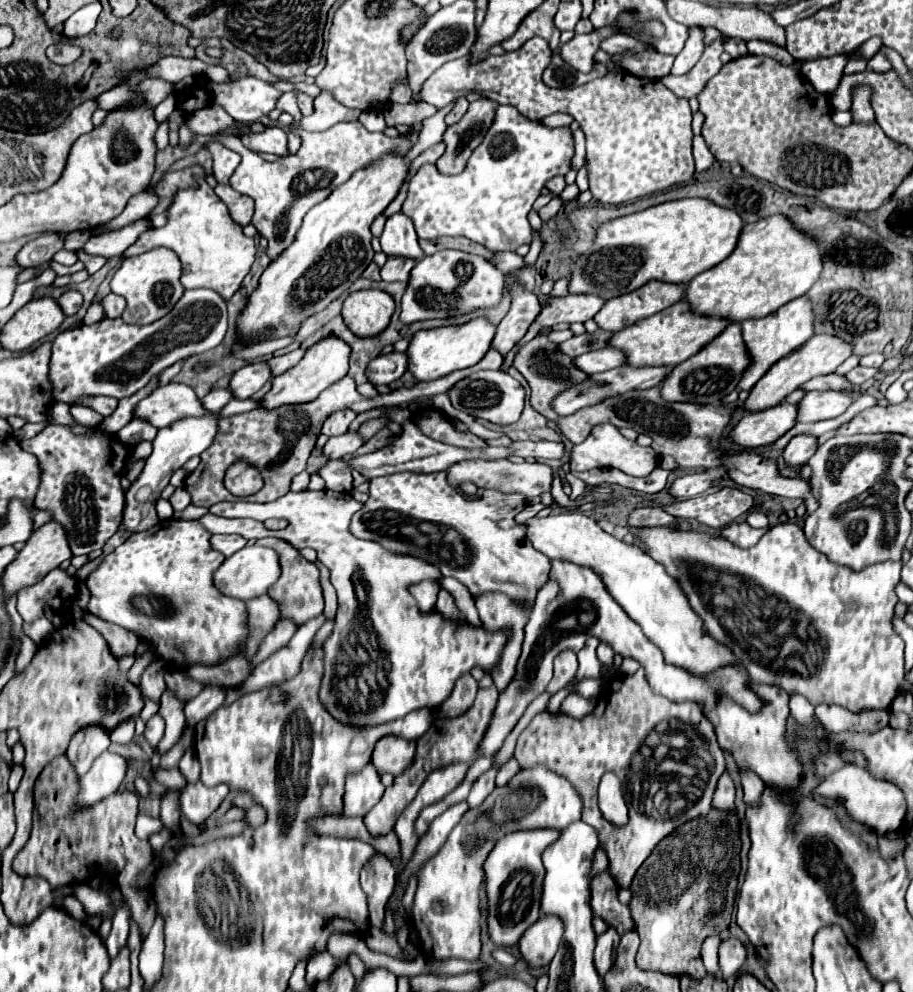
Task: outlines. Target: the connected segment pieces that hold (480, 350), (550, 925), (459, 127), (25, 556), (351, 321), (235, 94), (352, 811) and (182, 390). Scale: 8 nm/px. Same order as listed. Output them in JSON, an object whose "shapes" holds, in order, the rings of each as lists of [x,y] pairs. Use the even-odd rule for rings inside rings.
{"shapes":[[[[475,318],[467,324],[457,326],[441,326],[431,330],[421,330],[413,336],[409,344],[409,370],[417,380],[435,380],[449,372],[475,366],[485,352],[491,348],[491,340],[495,336],[495,326],[487,318]]],[[[543,914],[533,926],[529,926],[519,940],[519,952],[527,960],[529,968],[547,966],[563,940],[561,936],[563,922],[551,914]]],[[[487,98],[475,100],[469,104],[469,110],[461,118],[461,122],[447,128],[447,132],[443,134],[443,142],[447,144],[447,150],[443,158],[437,160],[435,164],[439,172],[443,174],[463,172],[471,152],[481,144],[483,136],[493,124],[497,106],[499,106],[497,102],[491,102]]],[[[49,520],[47,524],[43,524],[41,528],[37,528],[31,538],[25,542],[25,548],[19,552],[19,556],[15,558],[15,562],[11,564],[11,568],[5,570],[5,576],[3,576],[3,590],[5,590],[5,596],[9,594],[15,594],[19,588],[23,586],[31,586],[35,584],[39,578],[43,578],[45,574],[49,574],[51,570],[55,570],[57,566],[61,566],[61,562],[69,560],[73,554],[71,554],[71,548],[69,548],[69,542],[67,542],[67,534],[65,534],[65,528],[57,522],[57,520]]],[[[383,290],[353,292],[343,304],[343,320],[359,338],[379,336],[391,322],[395,302]]],[[[243,78],[231,84],[209,82],[207,90],[211,90],[213,102],[223,106],[237,122],[251,122],[267,116],[283,94],[271,82],[259,78]]],[[[367,764],[359,772],[347,774],[345,780],[345,798],[343,798],[343,816],[326,816],[323,818],[345,818],[345,816],[365,816],[377,800],[383,796],[385,786],[379,780],[379,774],[373,764]]],[[[167,384],[153,390],[135,406],[135,416],[147,420],[155,428],[165,428],[167,424],[181,420],[185,416],[201,416],[201,408],[195,392],[185,384]]]]}

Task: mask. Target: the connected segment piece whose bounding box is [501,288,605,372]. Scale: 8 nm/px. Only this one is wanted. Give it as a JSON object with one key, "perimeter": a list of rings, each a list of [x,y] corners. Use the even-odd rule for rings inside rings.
{"perimeter":[[[535,288],[535,294],[541,302],[541,314],[531,324],[527,334],[504,357],[501,370],[507,371],[513,364],[517,350],[532,340],[543,328],[551,328],[559,322],[587,322],[593,318],[605,304],[605,300],[599,300],[599,296],[589,294],[567,294],[567,296],[545,296],[539,288]]]}

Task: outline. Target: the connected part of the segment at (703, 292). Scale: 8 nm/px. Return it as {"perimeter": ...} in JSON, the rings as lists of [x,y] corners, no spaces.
{"perimeter":[[[773,214],[753,224],[745,224],[733,254],[715,268],[701,272],[689,282],[685,298],[693,312],[743,322],[763,318],[783,304],[803,296],[819,280],[823,270],[819,240],[801,232],[787,216]]]}

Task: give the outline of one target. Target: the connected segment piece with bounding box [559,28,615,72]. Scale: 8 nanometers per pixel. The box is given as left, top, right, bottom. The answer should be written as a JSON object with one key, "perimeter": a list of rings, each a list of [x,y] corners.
{"perimeter":[[[601,28],[601,30],[593,30],[591,34],[575,34],[573,40],[569,40],[567,44],[561,44],[559,48],[559,56],[571,64],[575,70],[579,72],[591,72],[591,64],[593,64],[593,54],[599,50],[599,44],[603,38],[615,34],[611,28]]]}

